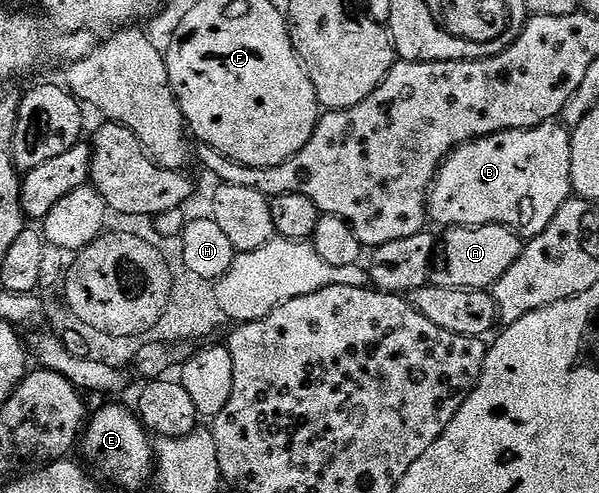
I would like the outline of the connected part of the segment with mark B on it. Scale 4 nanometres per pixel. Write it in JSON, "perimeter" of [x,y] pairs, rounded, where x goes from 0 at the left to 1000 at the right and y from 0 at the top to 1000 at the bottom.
{"perimeter":[[[918,249],[898,262],[848,262],[801,278],[796,286],[781,286],[743,320],[716,385],[713,432],[741,460],[845,456],[858,473],[881,485],[896,481],[920,452],[920,444],[927,444],[933,420],[952,406],[955,381],[953,270],[942,252]]]}

